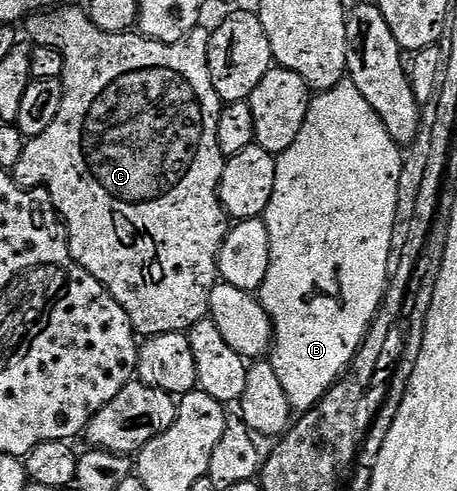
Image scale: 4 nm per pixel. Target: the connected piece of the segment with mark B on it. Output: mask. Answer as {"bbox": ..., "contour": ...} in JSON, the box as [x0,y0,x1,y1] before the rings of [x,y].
{"bbox":[260,78,404,409],"contour":[[[343,78],[339,84],[332,86],[327,92],[318,92],[311,99],[310,109],[304,118],[304,126],[300,126],[300,134],[296,134],[296,142],[292,142],[292,146],[288,146],[288,150],[284,150],[282,155],[277,157],[276,186],[272,190],[272,198],[268,202],[264,217],[270,243],[270,257],[268,258],[268,274],[260,289],[260,303],[265,312],[269,314],[270,324],[274,327],[272,363],[276,370],[276,378],[280,378],[280,386],[284,386],[284,394],[288,396],[291,409],[313,408],[318,399],[338,383],[340,377],[353,362],[354,355],[358,353],[358,347],[361,346],[362,339],[366,337],[366,331],[374,321],[374,315],[378,313],[383,296],[386,295],[386,285],[392,271],[392,253],[396,248],[394,225],[398,223],[398,187],[404,167],[404,152],[403,156],[402,152],[403,149],[388,134],[388,130],[384,130],[384,122],[380,122],[376,110],[368,106],[368,98],[364,98],[364,94],[356,90],[356,86],[350,79]]]}

